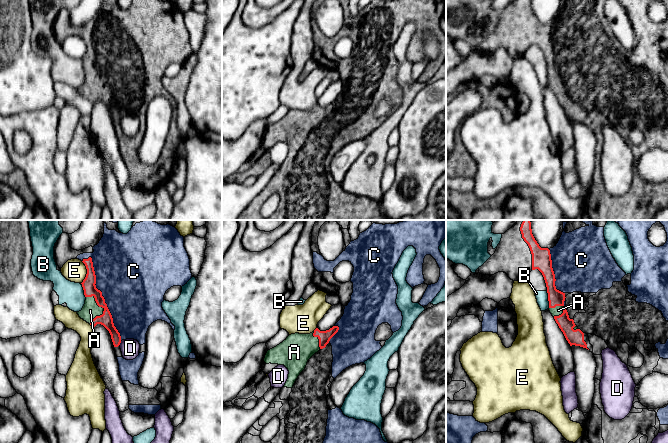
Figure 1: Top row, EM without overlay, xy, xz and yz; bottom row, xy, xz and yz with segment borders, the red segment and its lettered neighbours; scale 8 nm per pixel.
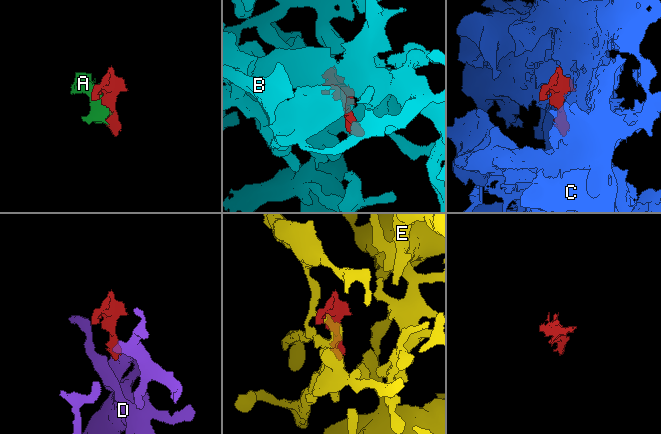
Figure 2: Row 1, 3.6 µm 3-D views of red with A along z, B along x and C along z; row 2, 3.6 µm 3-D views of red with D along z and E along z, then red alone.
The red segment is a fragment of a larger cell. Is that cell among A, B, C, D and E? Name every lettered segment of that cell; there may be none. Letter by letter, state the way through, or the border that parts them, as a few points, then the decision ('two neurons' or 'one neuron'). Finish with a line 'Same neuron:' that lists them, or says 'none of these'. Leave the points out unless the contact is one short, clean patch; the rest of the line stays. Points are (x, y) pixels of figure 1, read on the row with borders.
A: one neuron
B: two neurons
C: one neuron
D: border along xy (121, 341), (119, 344); two neurons
E: two neurons
Same neuron: A, C

